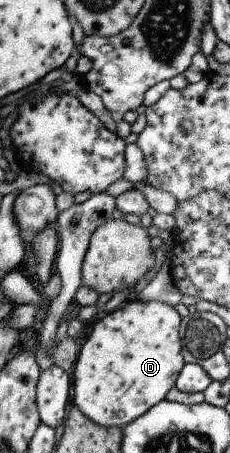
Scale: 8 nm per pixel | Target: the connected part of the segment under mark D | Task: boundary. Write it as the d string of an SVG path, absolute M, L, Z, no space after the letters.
M127 298L111 304L88 324L84 341L79 343L79 353L70 371L73 375L73 405L94 423L120 428L164 400L185 364L179 342L180 320L172 306L160 301L144 302Z

